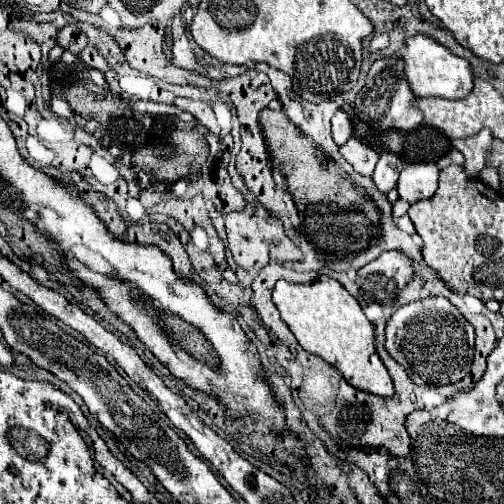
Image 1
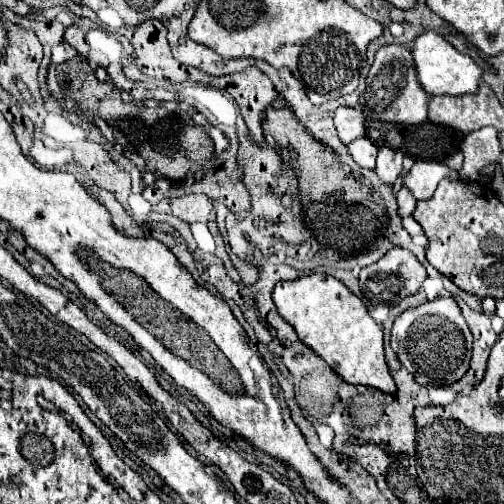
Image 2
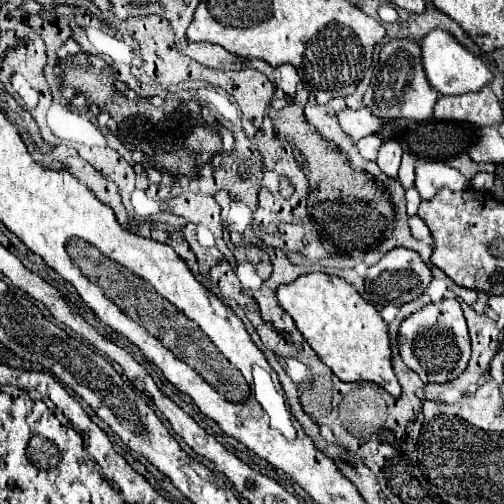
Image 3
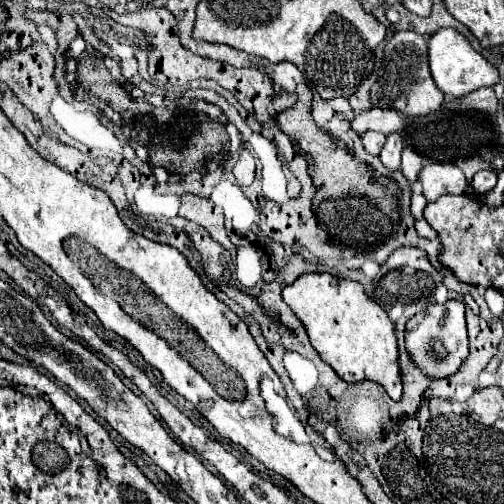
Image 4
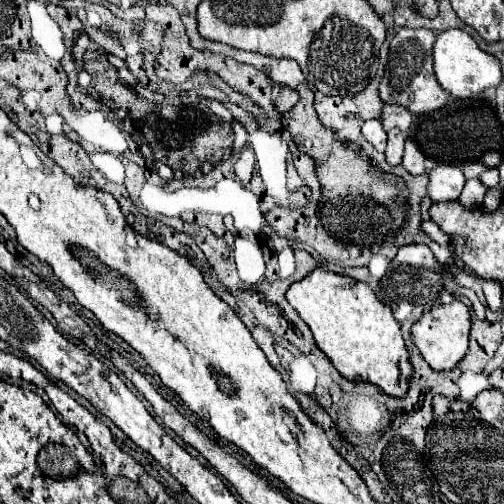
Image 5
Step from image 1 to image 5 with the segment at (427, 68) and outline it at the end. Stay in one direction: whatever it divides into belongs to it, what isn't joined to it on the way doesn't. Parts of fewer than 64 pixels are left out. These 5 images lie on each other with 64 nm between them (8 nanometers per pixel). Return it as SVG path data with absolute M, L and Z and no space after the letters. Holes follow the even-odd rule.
M444 30L436 36L434 48L432 48L432 56L434 56L434 74L436 80L440 82L440 86L444 90L448 90L452 96L466 100L474 94L484 92L486 88L498 86L502 80L502 70L500 70L500 62L486 54L484 50L480 50L474 42L474 38L470 34L466 34L464 30Z

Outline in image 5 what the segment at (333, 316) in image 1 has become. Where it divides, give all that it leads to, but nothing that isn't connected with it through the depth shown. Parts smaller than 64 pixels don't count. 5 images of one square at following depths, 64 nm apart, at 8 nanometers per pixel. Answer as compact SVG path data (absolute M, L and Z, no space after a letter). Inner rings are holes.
M316 268L288 288L286 300L312 330L316 346L346 380L372 382L394 398L402 398L408 392L412 366L408 364L400 324L392 318L392 310L374 296L368 284Z

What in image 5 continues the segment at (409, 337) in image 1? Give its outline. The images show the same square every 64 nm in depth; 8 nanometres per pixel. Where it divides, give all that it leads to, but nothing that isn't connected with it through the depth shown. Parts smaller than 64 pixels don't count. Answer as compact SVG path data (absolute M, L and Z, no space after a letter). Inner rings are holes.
M454 300L450 304L434 306L428 312L424 312L412 324L410 336L412 336L412 344L418 348L420 356L434 372L448 372L448 370L454 370L456 364L468 352L468 334L470 334L468 328L470 328L470 312L464 302Z

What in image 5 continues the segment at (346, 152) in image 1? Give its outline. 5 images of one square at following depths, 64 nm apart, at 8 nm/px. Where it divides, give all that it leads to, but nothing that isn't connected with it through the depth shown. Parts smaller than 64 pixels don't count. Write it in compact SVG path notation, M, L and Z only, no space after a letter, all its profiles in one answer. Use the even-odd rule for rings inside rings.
M376 118L366 120L366 122L362 124L362 134L364 134L364 138L366 138L378 152L384 152L386 132L380 128L380 124L376 124Z

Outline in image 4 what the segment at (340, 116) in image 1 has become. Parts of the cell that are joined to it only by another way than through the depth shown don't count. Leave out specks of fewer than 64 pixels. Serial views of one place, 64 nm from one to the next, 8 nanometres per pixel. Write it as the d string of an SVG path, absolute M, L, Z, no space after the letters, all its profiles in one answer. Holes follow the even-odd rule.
M372 108L364 114L354 116L354 120L350 122L350 128L358 136L364 136L364 132L368 132L368 130L376 130L376 132L382 132L382 134L392 134L392 132L400 132L404 128L404 124L406 124L406 116L400 116L392 110Z

